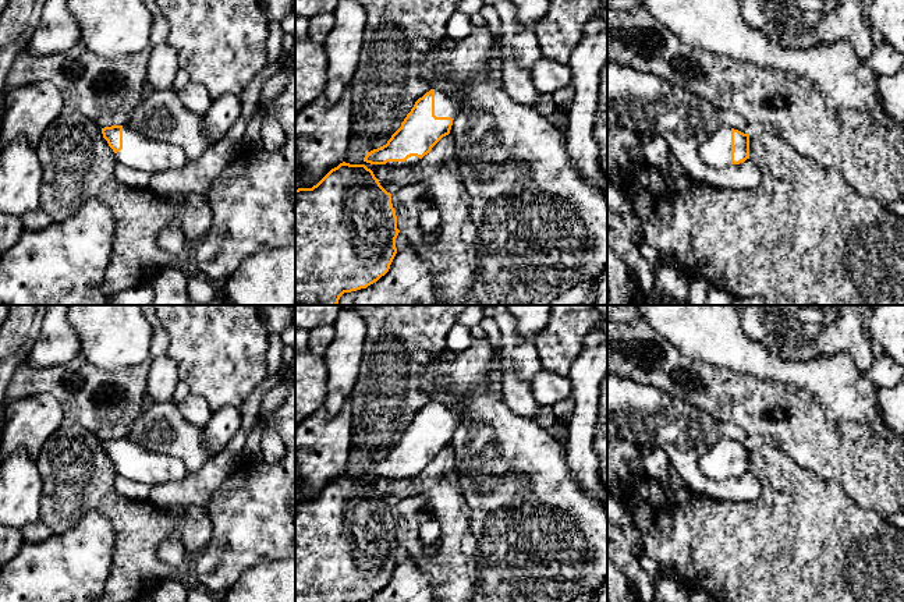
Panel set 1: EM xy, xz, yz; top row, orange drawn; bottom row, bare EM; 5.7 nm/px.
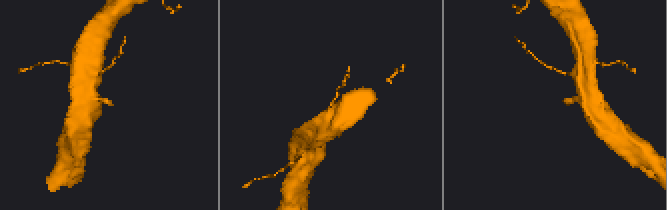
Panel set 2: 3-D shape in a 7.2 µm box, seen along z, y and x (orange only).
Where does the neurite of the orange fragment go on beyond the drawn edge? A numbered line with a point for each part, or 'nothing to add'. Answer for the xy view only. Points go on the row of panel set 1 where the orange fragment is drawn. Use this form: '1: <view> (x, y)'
1: xy (138, 152)

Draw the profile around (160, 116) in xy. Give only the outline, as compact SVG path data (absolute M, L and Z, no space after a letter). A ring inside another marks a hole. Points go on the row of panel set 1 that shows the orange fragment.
M153 89L132 110L127 125L146 138L180 146L191 162L212 145L205 135L205 116L189 111L173 89Z

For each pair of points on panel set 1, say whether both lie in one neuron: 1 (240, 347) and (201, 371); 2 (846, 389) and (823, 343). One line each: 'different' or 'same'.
1: same
2: different

